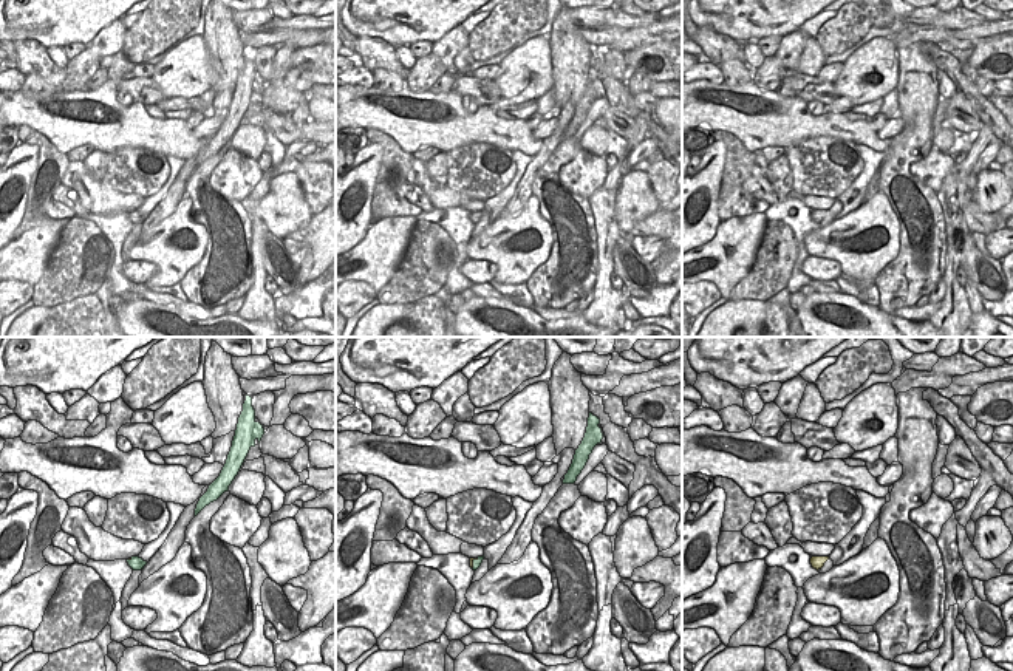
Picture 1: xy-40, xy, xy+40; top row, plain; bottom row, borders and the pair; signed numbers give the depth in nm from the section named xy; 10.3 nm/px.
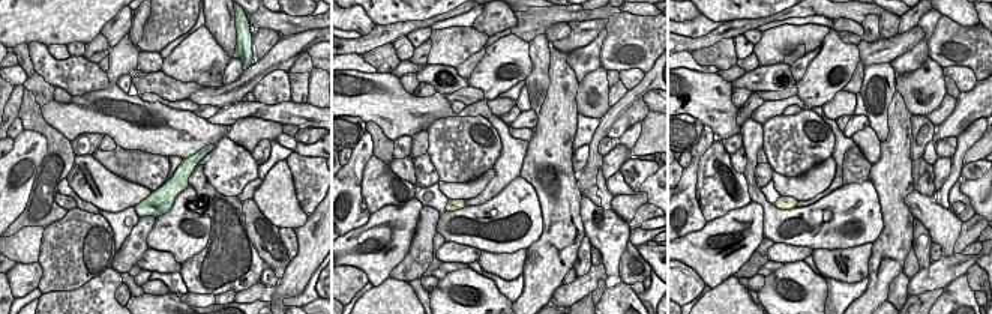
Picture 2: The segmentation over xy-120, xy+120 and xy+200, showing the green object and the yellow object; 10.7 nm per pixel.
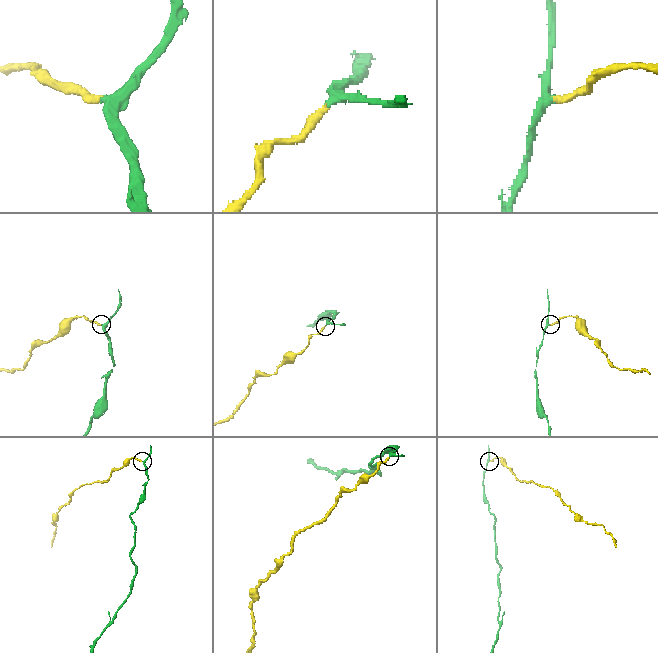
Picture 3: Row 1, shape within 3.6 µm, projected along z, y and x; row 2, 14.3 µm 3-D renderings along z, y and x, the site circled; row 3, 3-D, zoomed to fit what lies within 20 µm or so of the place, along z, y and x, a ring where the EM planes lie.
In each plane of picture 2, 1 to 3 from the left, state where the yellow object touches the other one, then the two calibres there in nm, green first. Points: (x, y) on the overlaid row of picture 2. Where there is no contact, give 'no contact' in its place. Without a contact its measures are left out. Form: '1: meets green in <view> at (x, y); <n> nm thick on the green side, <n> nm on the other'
1: no contact
2: no contact
3: no contact

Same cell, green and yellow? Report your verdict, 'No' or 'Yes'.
No.

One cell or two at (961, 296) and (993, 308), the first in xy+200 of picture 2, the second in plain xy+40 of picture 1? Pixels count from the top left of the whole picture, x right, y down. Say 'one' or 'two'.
two

